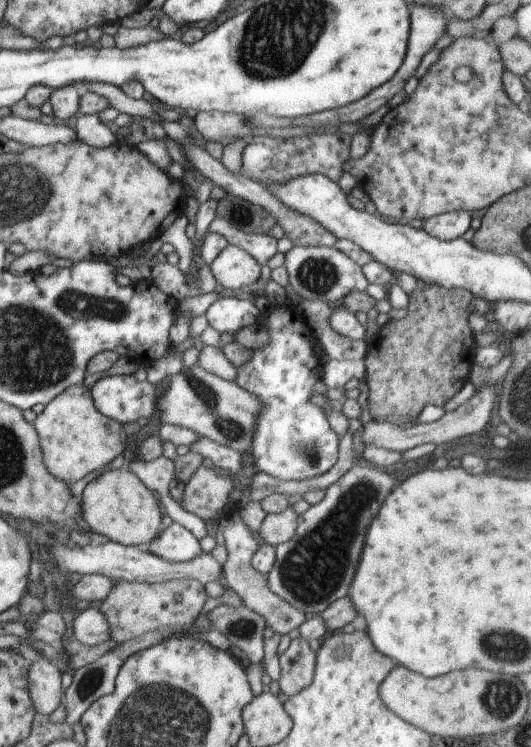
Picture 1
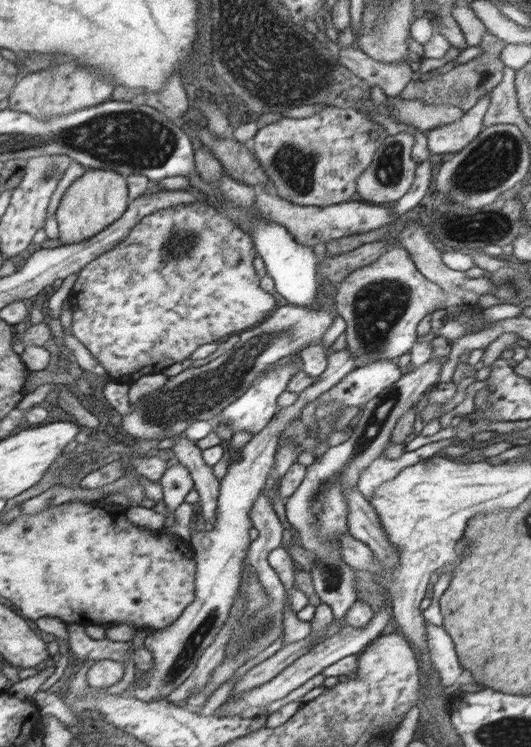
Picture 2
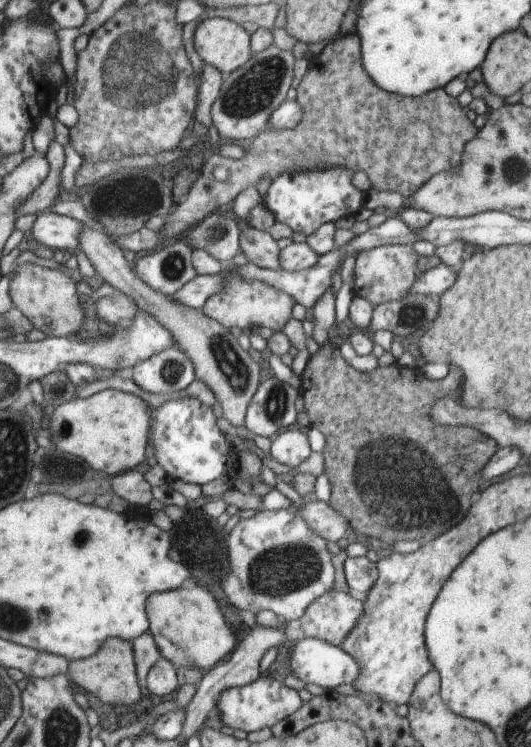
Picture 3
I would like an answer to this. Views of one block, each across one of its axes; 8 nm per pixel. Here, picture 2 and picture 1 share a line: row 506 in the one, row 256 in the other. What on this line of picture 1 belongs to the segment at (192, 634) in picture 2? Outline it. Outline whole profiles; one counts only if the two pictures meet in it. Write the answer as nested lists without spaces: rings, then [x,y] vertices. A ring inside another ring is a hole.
[[[230,244],[209,267],[217,283],[228,290],[240,290],[254,284],[262,272],[262,267],[251,254]]]

